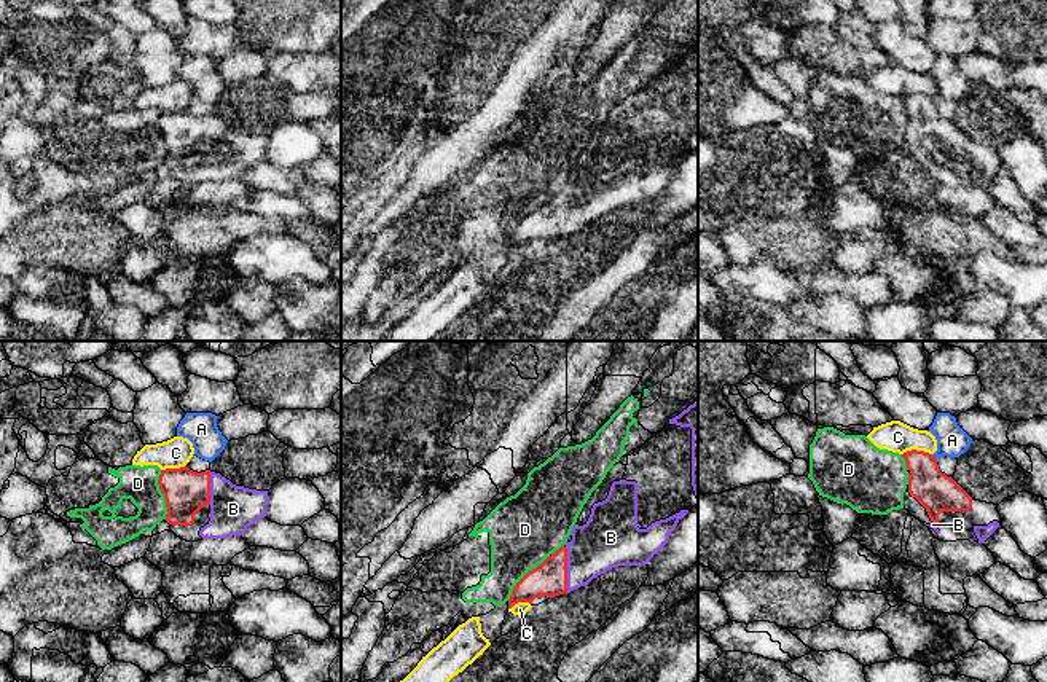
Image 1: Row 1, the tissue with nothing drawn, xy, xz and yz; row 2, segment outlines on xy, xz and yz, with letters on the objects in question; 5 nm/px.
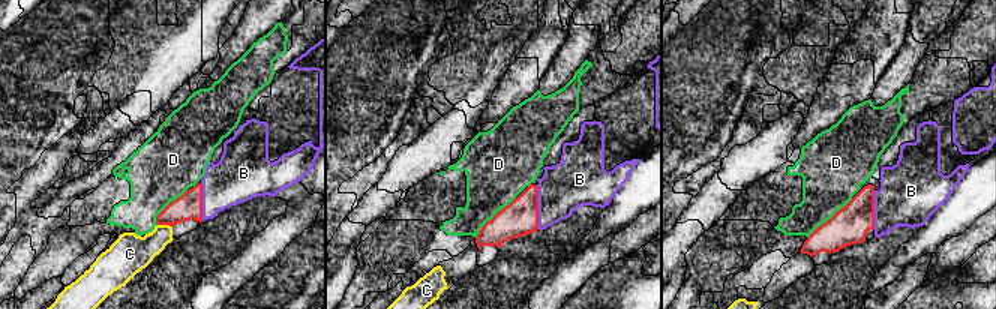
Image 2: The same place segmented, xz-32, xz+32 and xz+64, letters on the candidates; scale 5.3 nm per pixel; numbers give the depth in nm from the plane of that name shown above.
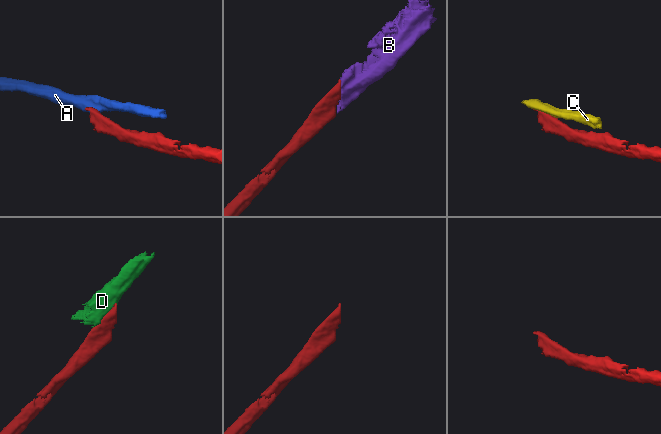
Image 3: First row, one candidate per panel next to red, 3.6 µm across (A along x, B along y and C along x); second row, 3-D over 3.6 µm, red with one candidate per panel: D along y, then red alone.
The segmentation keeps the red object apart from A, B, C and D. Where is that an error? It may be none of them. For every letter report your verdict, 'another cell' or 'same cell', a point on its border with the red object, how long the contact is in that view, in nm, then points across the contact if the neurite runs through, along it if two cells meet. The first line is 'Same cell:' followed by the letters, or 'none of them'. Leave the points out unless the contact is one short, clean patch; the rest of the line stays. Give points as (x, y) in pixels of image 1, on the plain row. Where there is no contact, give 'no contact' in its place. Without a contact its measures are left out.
Same cell: B
A: another cell; contact yz (934, 101); length 40 nm; border yz (931, 97), (936, 102)
B: same cell; contact xz (566, 212); length 240 nm
C: another cell; contact yz (915, 93); length 150 nm; border yz (931, 96), (907, 93), (902, 97)
D: another cell; contact xz (525, 219); length 320 nm

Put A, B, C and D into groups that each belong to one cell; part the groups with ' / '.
A / B / C / D

